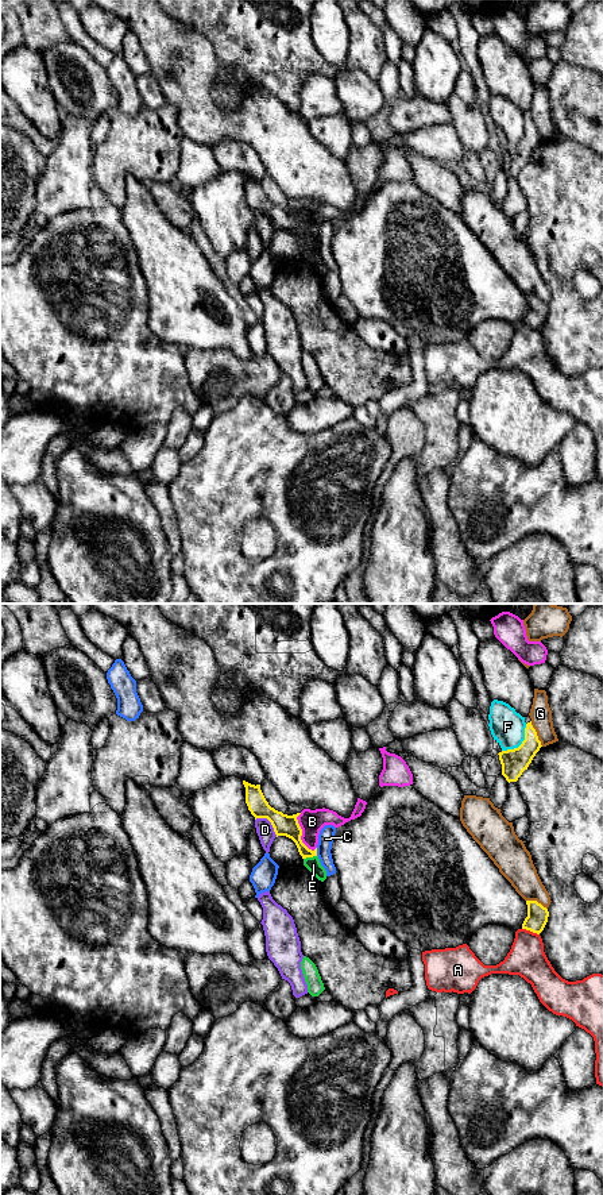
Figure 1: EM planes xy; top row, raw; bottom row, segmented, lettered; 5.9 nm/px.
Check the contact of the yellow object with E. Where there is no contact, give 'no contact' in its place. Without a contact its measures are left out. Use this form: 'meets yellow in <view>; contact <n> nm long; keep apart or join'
meets yellow in xy; contact 80 nm long; keep apart

